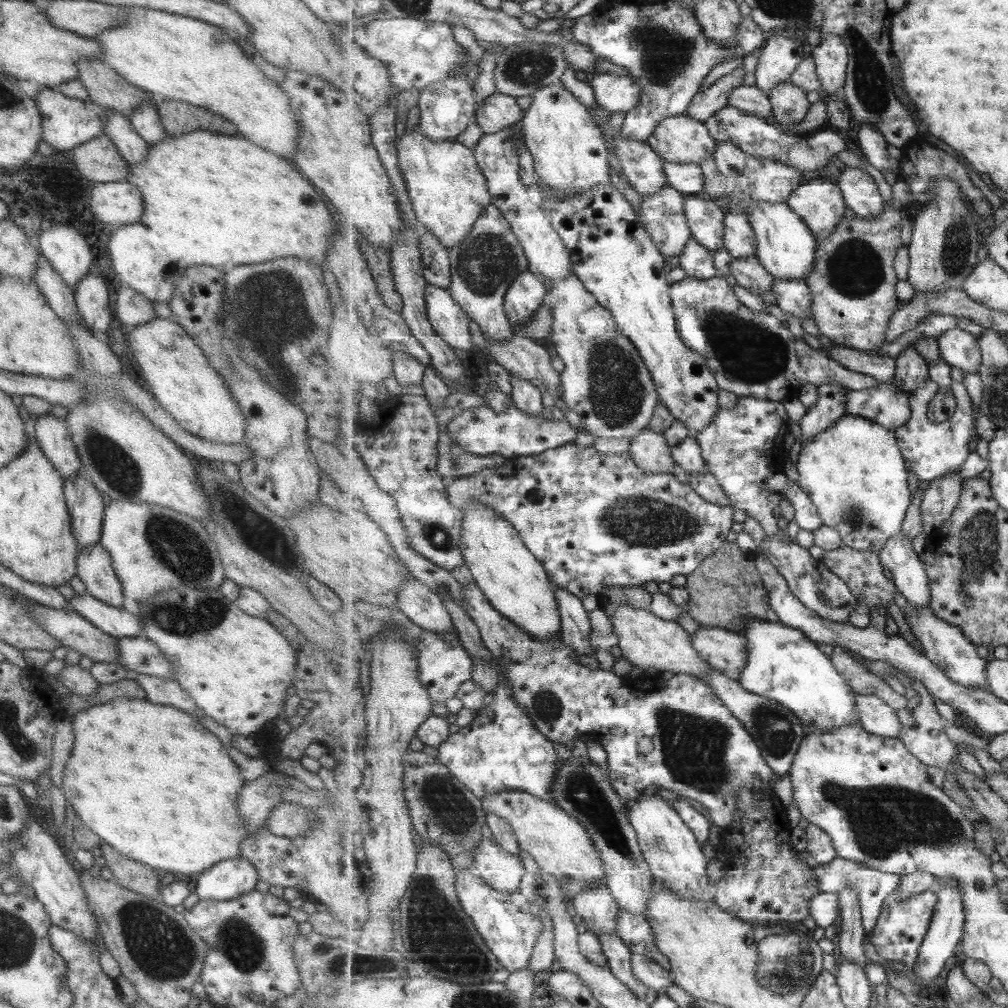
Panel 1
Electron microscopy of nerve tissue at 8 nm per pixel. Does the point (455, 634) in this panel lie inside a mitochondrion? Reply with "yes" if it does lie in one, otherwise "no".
no

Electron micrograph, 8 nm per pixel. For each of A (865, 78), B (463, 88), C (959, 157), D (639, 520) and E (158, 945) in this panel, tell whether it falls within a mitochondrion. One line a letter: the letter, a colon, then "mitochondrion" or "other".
A: mitochondrion
B: other
C: other
D: mitochondrion
E: mitochondrion

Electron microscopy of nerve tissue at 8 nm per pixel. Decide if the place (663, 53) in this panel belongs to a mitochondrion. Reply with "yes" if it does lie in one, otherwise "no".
yes

